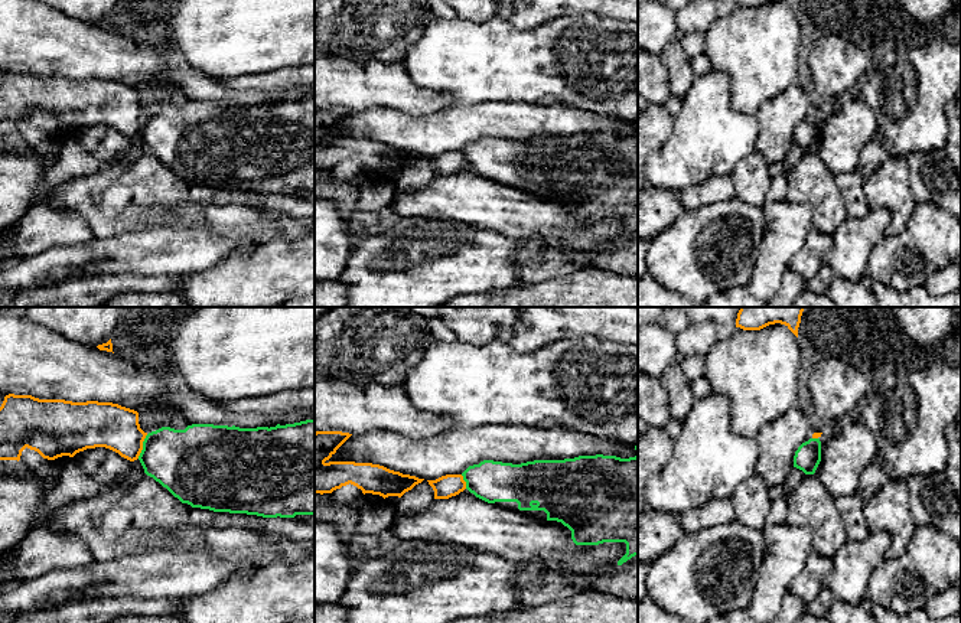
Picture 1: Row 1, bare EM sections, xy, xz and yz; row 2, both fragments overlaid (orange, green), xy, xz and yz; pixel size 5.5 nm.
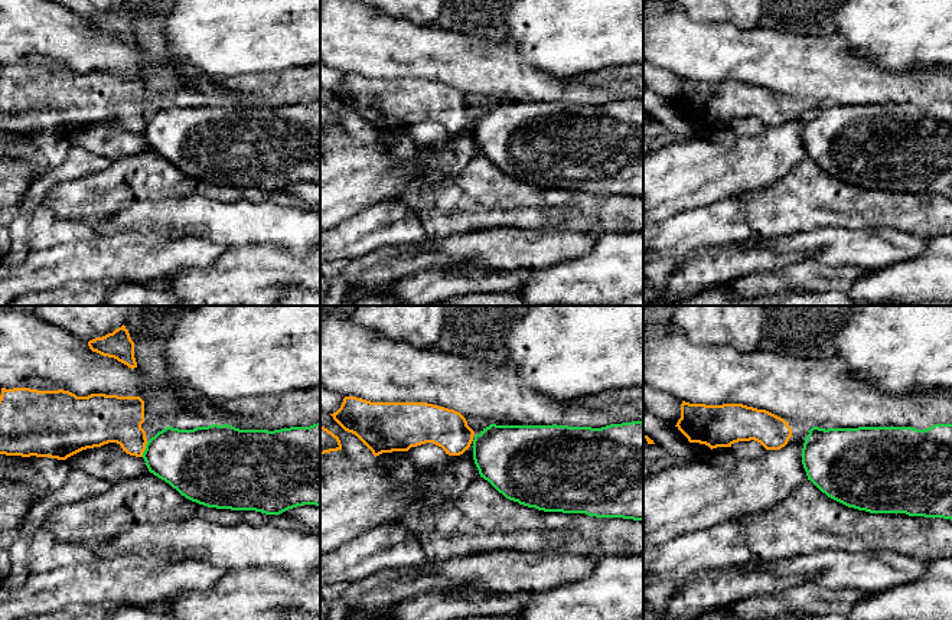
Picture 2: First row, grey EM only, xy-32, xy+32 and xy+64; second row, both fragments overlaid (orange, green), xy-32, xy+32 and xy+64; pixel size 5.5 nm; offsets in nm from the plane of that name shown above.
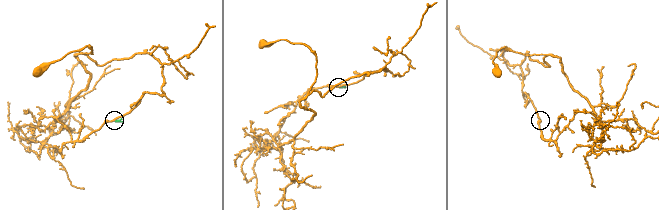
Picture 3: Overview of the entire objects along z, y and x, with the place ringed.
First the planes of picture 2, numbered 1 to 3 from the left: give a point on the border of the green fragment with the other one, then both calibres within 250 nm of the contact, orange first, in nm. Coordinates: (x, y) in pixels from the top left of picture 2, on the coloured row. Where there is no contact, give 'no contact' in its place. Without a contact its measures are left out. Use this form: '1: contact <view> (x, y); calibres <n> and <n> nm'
1: contact xy-32 (144, 449); calibres 260 and 340 nm
2: no contact
3: no contact

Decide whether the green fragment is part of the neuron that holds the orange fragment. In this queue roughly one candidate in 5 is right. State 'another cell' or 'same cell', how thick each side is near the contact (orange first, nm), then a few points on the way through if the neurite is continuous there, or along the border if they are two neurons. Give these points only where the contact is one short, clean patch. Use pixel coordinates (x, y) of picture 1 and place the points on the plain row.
another cell; 260 nm thick on the orange side, 360 nm on the other; border along xy (147, 111), (137, 134)

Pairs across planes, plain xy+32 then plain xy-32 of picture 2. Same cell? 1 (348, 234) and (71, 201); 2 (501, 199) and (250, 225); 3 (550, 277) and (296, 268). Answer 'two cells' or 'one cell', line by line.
1: two cells
2: two cells
3: one cell

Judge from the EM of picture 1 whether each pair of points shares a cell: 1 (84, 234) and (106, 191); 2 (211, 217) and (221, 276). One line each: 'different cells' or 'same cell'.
1: different cells
2: different cells

